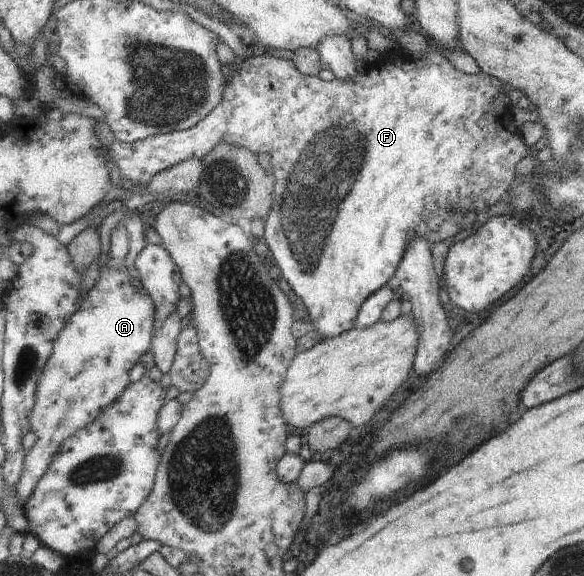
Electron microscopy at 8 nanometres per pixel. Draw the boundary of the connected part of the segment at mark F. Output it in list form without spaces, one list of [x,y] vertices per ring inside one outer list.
[[[429,42],[426,55],[422,55],[420,59],[412,59],[406,53],[402,53],[402,57],[398,55],[392,57],[392,53],[382,53],[381,59],[376,63],[357,69],[352,81],[340,81],[338,77],[335,77],[333,81],[324,81],[320,77],[302,73],[297,69],[293,59],[265,57],[261,53],[238,61],[233,67],[231,77],[230,85],[226,87],[224,101],[218,105],[217,109],[214,109],[213,113],[209,114],[209,117],[192,129],[156,135],[133,143],[125,143],[114,138],[108,145],[100,141],[98,147],[100,147],[104,161],[112,161],[121,176],[134,181],[134,192],[140,195],[148,194],[146,185],[150,185],[154,175],[184,161],[204,157],[220,143],[232,143],[232,145],[250,149],[253,153],[268,155],[272,161],[270,170],[274,173],[276,185],[274,185],[272,209],[265,221],[263,238],[271,252],[274,253],[278,265],[282,265],[282,273],[290,281],[288,284],[292,285],[291,289],[307,308],[311,318],[310,327],[320,335],[319,342],[324,339],[334,339],[340,333],[354,328],[354,319],[358,315],[358,309],[361,309],[361,305],[370,295],[381,289],[393,276],[402,258],[402,251],[406,251],[406,245],[410,245],[412,239],[426,237],[424,241],[432,244],[438,241],[452,242],[456,237],[465,235],[466,233],[460,233],[460,231],[470,229],[478,213],[487,211],[490,205],[500,201],[504,191],[513,183],[516,164],[530,153],[529,145],[524,145],[518,128],[512,123],[511,109],[504,101],[506,95],[504,85],[498,79],[486,75],[484,71],[479,71],[474,75],[465,75],[457,71],[431,42]]]

